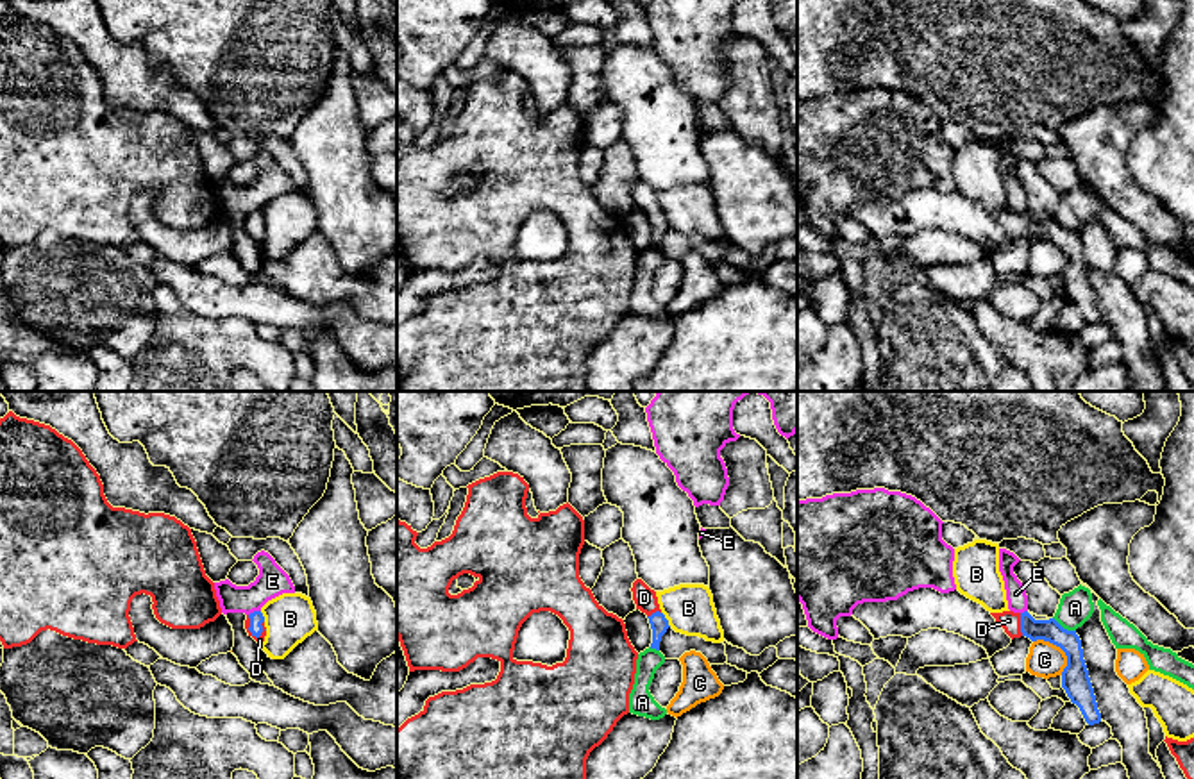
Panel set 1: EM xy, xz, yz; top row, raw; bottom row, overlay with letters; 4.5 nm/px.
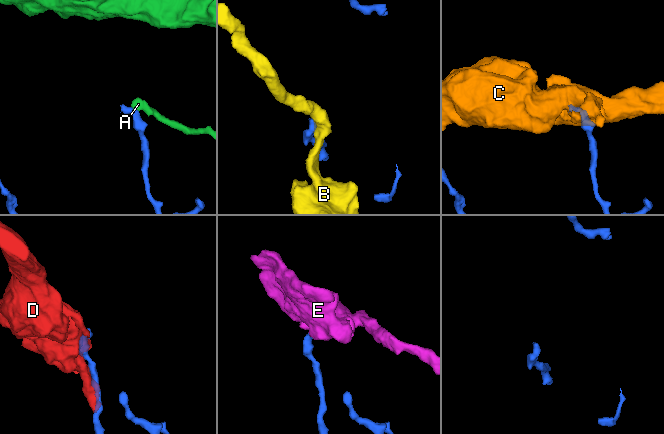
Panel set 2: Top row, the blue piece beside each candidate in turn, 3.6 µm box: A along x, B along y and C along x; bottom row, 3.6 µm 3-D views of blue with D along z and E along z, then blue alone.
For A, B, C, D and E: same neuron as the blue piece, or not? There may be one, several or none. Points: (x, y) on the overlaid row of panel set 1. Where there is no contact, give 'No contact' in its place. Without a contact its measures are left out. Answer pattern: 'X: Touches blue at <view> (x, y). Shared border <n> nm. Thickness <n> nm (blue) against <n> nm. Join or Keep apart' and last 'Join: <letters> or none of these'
A: Touches blue at yz (1062, 628). Shared border 120 nm. Thickness 130 nm (blue) against 150 nm. Keep apart
B: Touches blue at xz (665, 619). Shared border 80 nm. Thickness 80 nm (blue) against 220 nm. Keep apart
C: Touches blue at yz (1060, 647). Shared border 200 nm. Thickness 130 nm (blue) against 160 nm. Keep apart
D: Touches blue at xy (249, 628). Shared border 120 nm. Thickness 60 nm (blue) against 40 nm. Keep apart
E: Touches blue at xy (254, 611). Shared border 60 nm. Thickness 60 nm (blue) against 140 nm. Keep apart
Join: none of these

